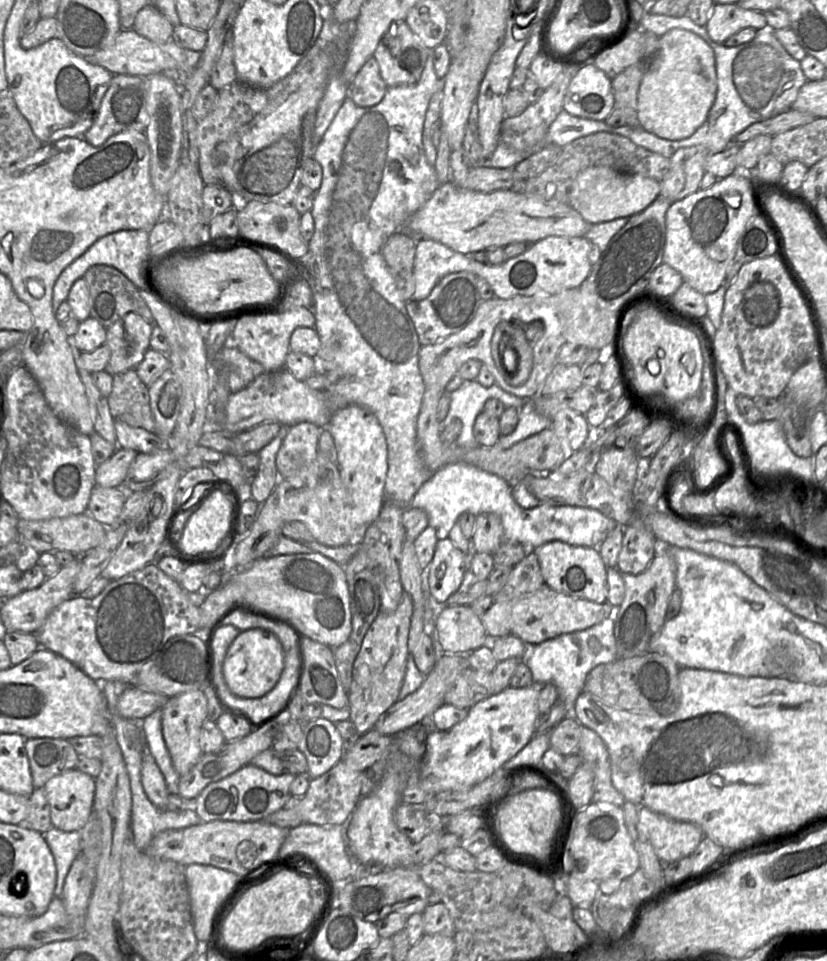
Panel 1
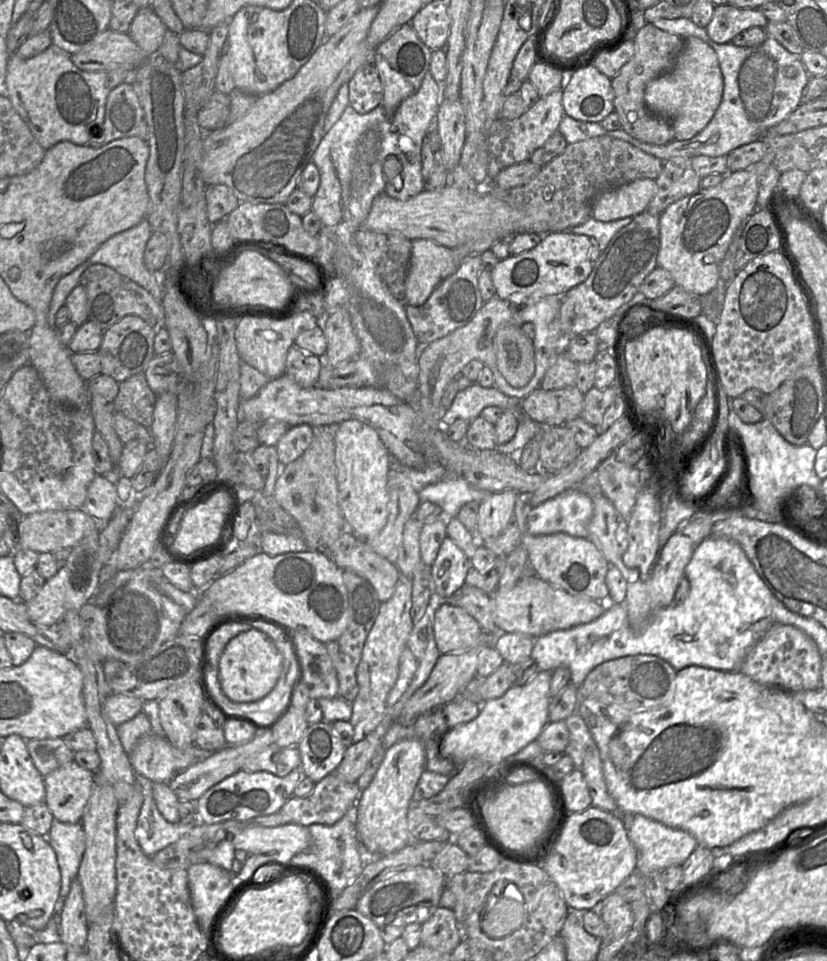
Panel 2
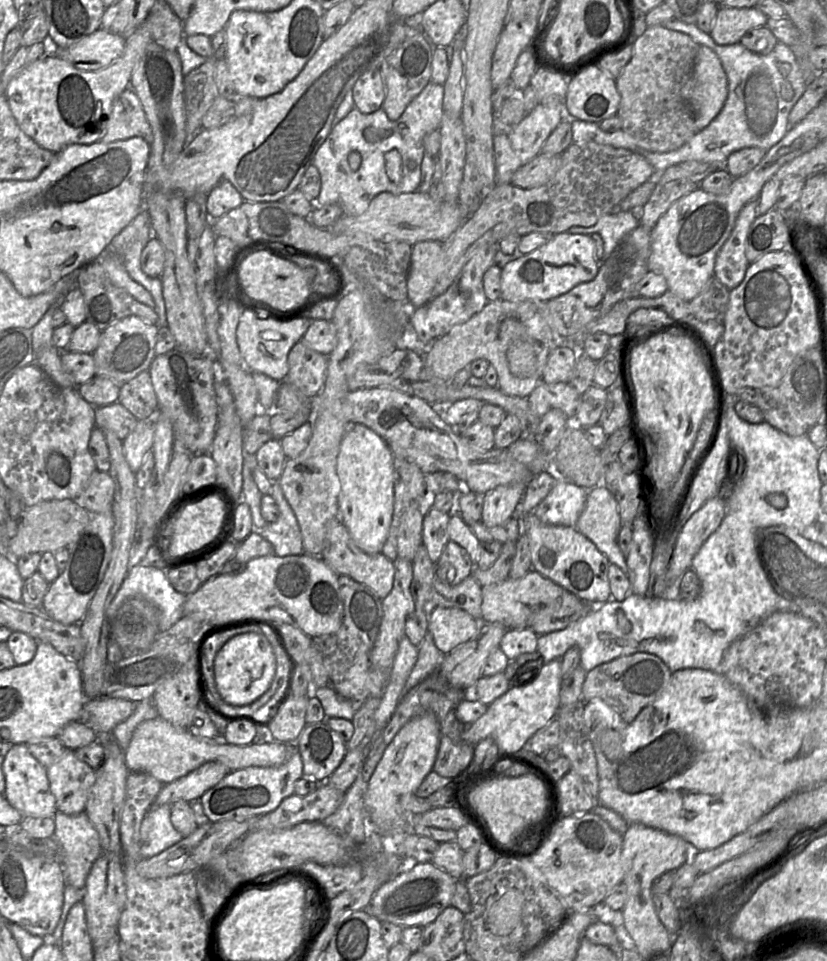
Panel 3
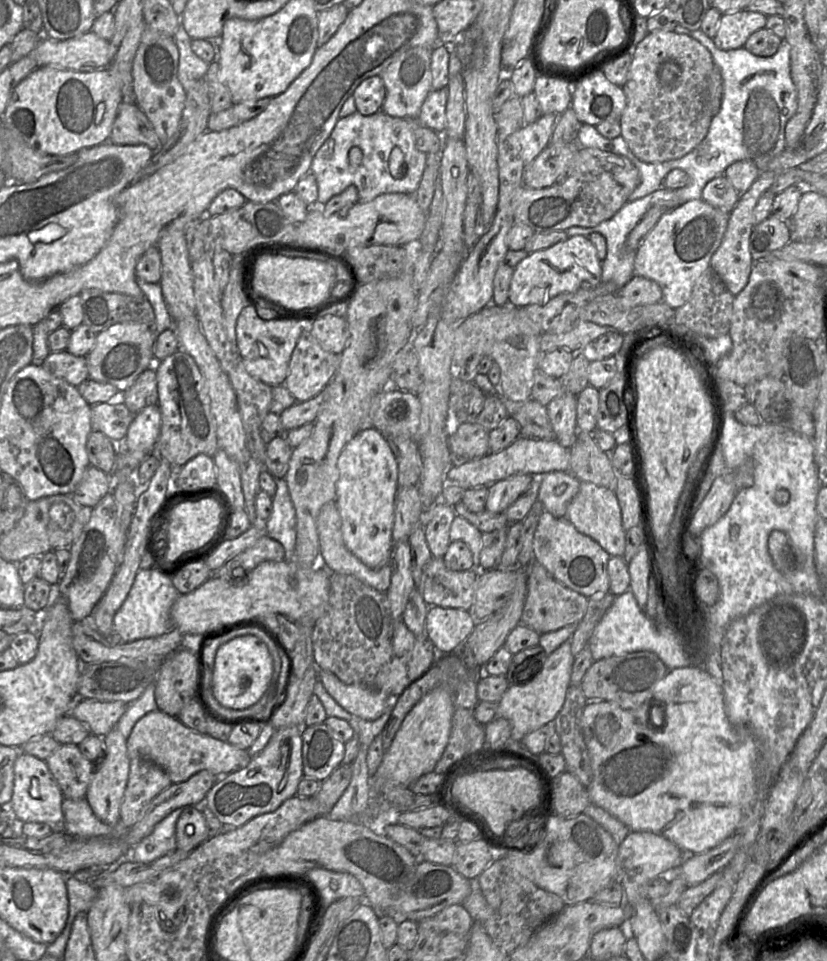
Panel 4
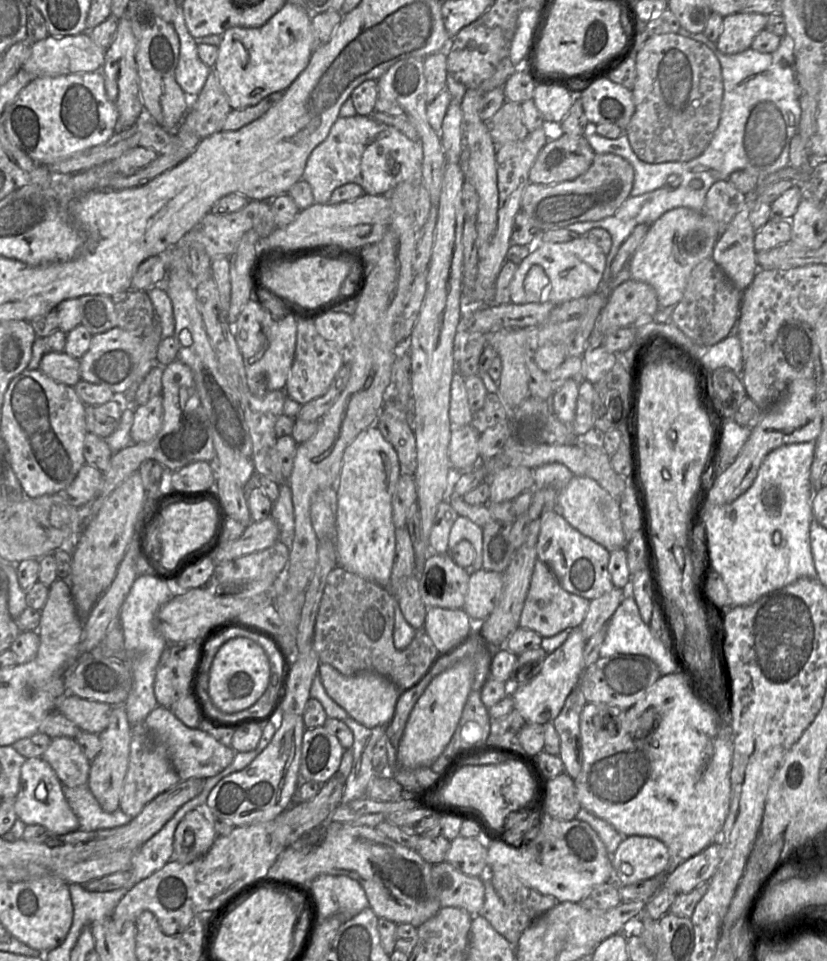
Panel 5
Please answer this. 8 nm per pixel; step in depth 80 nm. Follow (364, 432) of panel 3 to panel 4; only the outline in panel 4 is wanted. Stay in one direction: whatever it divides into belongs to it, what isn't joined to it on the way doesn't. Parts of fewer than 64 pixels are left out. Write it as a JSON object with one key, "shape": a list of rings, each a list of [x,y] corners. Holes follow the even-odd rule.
{"shape":[[[371,425],[365,426],[343,448],[337,467],[335,503],[346,548],[369,568],[390,564],[398,466],[387,438]]]}

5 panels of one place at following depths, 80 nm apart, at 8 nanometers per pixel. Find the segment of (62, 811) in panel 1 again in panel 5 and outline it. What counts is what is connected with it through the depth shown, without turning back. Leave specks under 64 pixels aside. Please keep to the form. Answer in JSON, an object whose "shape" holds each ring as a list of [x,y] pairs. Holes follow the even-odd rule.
{"shape":[[[52,739],[41,759],[50,765],[63,786],[72,788],[87,784],[90,761],[82,753],[75,739]]]}

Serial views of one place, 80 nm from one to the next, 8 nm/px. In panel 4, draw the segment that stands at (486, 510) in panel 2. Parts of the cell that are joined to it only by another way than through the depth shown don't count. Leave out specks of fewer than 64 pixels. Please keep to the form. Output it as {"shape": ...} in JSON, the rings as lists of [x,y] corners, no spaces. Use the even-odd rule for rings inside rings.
{"shape":[[[519,473],[488,485],[485,510],[504,512],[529,488],[532,479],[533,475]]]}

